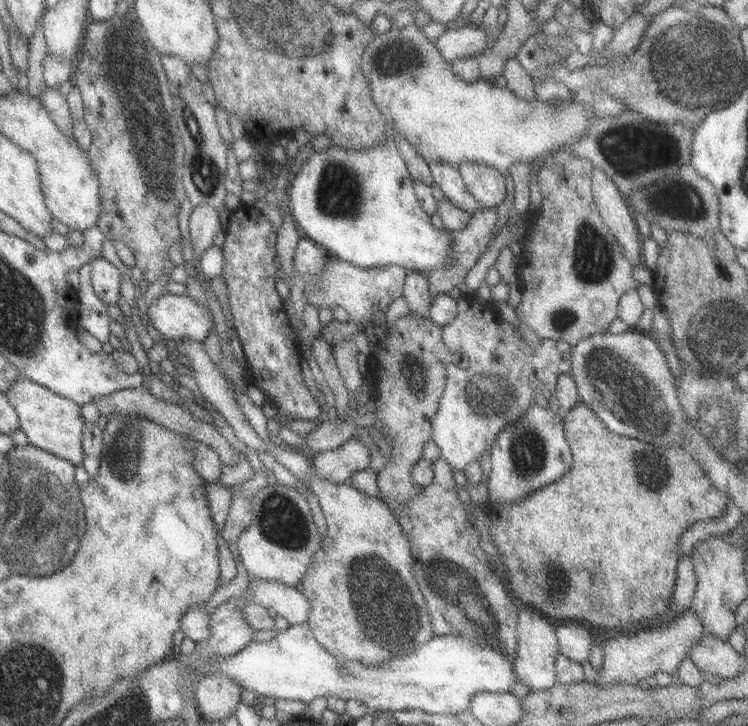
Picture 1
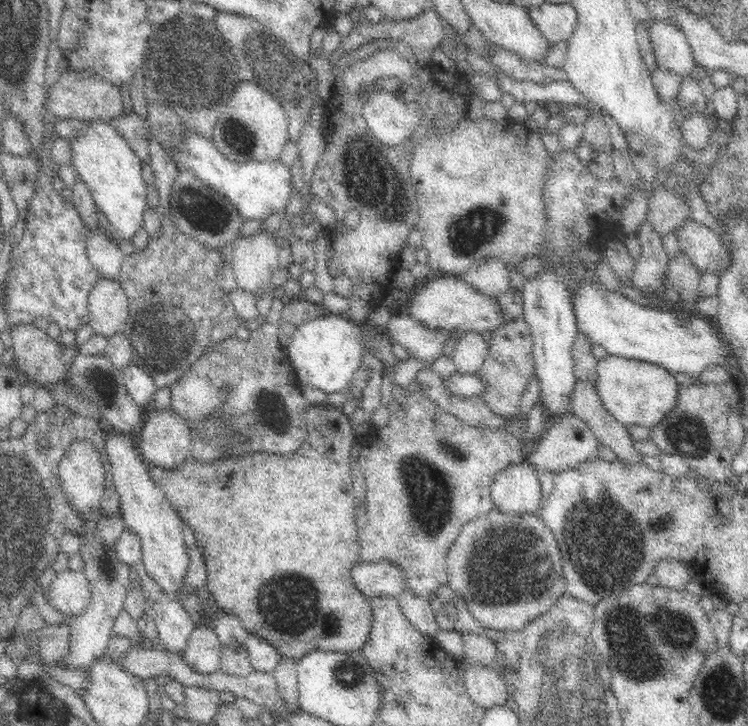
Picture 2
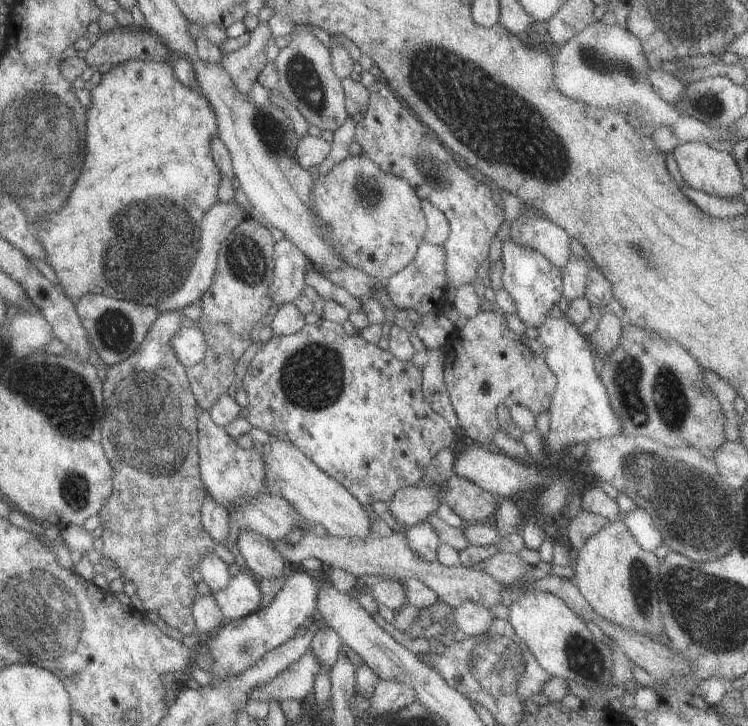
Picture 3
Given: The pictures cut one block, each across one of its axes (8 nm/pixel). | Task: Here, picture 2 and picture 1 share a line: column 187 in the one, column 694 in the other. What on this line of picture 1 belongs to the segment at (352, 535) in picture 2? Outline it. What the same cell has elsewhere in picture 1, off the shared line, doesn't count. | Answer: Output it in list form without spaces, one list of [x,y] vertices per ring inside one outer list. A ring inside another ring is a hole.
[[[577,402],[577,406],[571,406],[569,412],[561,414],[563,416],[563,430],[565,430],[565,440],[571,448],[571,468],[565,476],[561,476],[557,482],[543,486],[541,490],[535,490],[527,496],[523,496],[521,500],[515,502],[495,502],[495,500],[487,500],[483,504],[479,504],[485,512],[485,516],[489,518],[489,542],[493,542],[497,556],[495,556],[495,570],[499,572],[503,584],[507,586],[507,590],[511,592],[513,600],[519,604],[519,608],[525,608],[533,614],[543,614],[547,618],[553,618],[553,622],[561,622],[561,620],[573,620],[573,622],[587,622],[593,626],[603,626],[607,630],[611,630],[611,634],[615,632],[625,632],[631,630],[631,626],[635,626],[639,620],[649,620],[649,622],[661,622],[667,614],[669,602],[671,602],[671,590],[673,590],[673,582],[675,582],[675,572],[677,572],[677,562],[679,562],[679,554],[677,554],[677,538],[683,532],[689,532],[689,528],[693,526],[693,522],[705,520],[711,522],[711,518],[721,516],[721,512],[725,510],[729,498],[725,494],[719,494],[711,482],[707,480],[707,476],[703,474],[701,466],[693,460],[693,456],[683,450],[679,444],[673,446],[661,446],[661,444],[647,444],[635,438],[625,438],[619,436],[615,432],[611,432],[605,424],[599,422],[599,418],[581,402]]]

